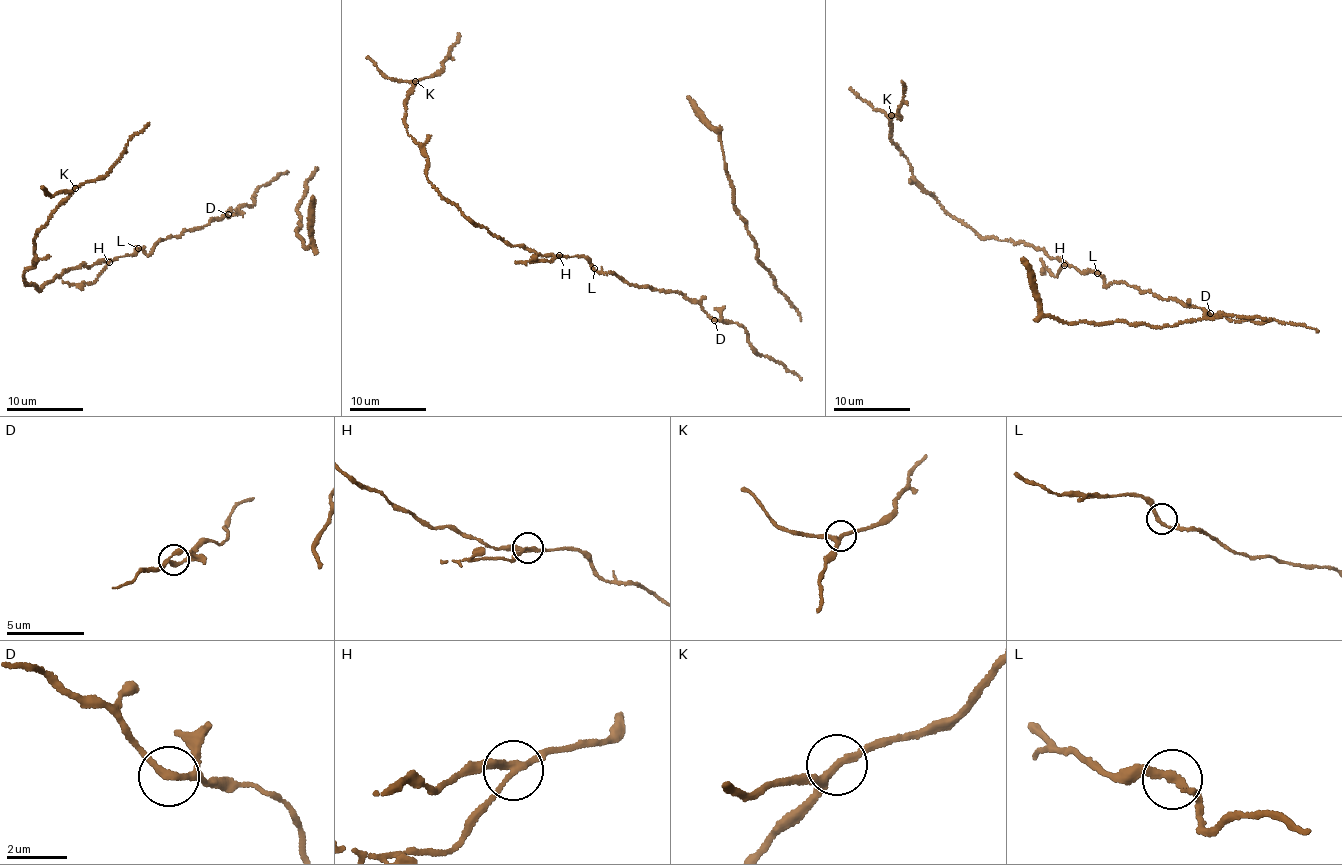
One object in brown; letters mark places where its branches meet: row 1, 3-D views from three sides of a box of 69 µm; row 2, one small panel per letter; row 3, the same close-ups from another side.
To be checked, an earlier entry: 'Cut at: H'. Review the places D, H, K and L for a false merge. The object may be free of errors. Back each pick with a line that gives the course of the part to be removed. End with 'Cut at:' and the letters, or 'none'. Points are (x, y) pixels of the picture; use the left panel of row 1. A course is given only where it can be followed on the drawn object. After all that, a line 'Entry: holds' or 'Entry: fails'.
H: Course of the part to remove: (109, 261), (93, 283), (70, 285), (62, 280)
Cut at: H
Entry: holds

